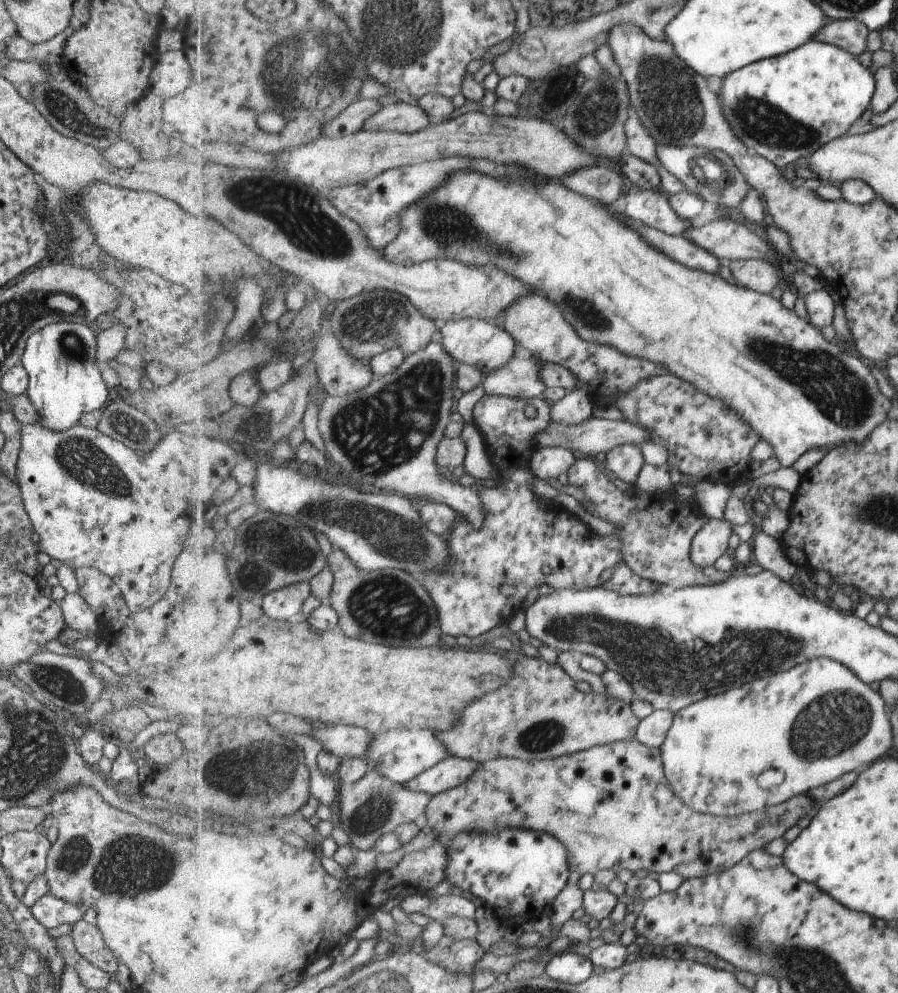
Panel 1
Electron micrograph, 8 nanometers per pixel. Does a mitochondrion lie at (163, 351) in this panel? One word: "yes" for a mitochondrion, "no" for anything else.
no

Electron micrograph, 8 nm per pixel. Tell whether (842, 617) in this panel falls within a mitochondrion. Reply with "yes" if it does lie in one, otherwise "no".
no

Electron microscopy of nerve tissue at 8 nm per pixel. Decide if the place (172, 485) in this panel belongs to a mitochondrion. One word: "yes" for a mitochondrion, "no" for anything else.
no

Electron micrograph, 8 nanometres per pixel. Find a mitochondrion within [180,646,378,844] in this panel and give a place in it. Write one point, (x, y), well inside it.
(266, 795)

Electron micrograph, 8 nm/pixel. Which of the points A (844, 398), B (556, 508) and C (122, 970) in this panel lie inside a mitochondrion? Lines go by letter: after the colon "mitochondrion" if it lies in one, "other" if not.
A: mitochondrion
B: other
C: other

